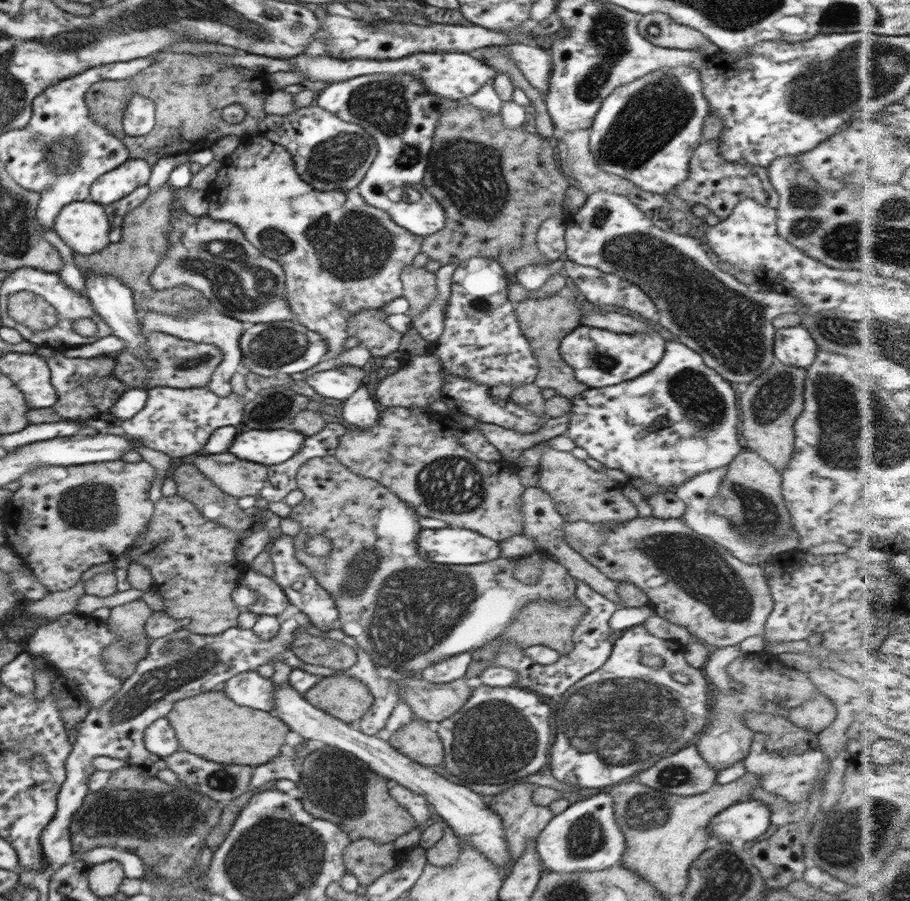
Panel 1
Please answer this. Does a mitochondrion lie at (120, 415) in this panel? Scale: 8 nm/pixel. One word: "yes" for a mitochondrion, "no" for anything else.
no

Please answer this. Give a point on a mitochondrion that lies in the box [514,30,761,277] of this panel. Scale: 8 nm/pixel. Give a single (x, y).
(658, 112)

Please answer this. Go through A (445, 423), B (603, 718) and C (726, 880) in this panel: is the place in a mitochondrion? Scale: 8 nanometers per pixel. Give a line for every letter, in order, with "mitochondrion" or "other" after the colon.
A: other
B: mitochondrion
C: mitochondrion

